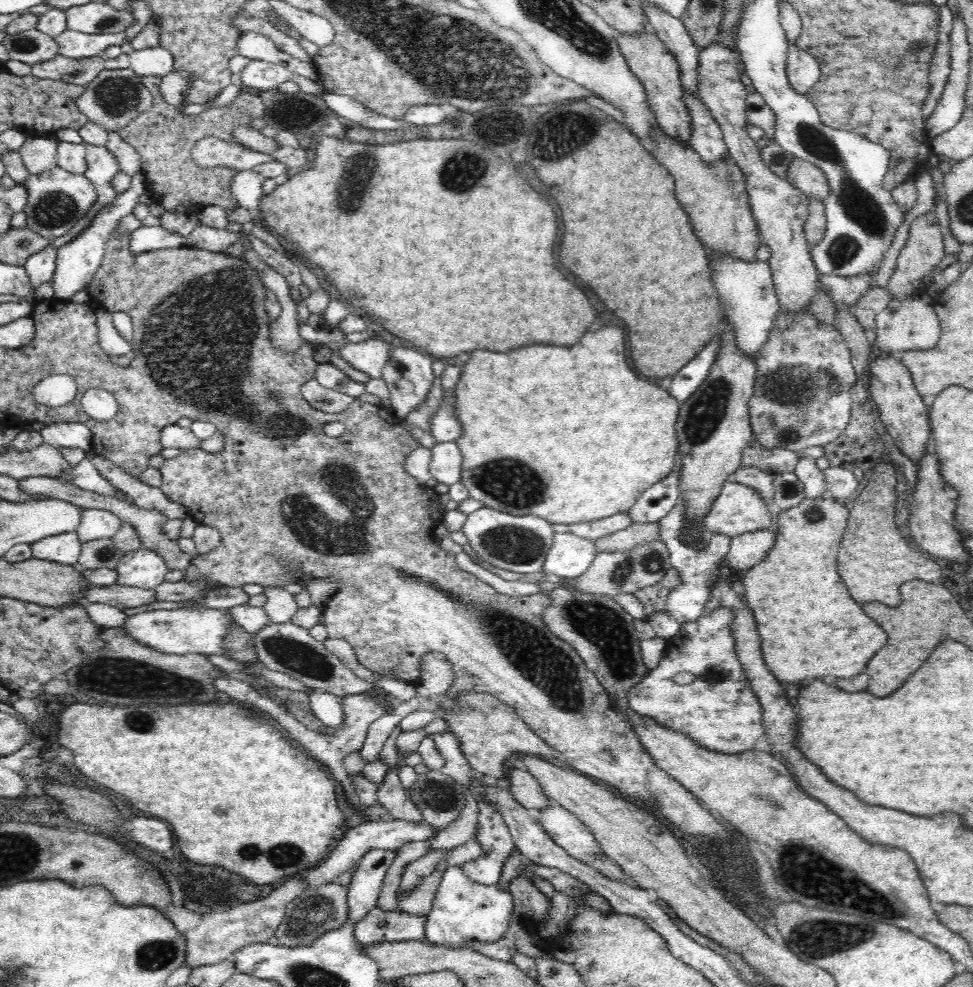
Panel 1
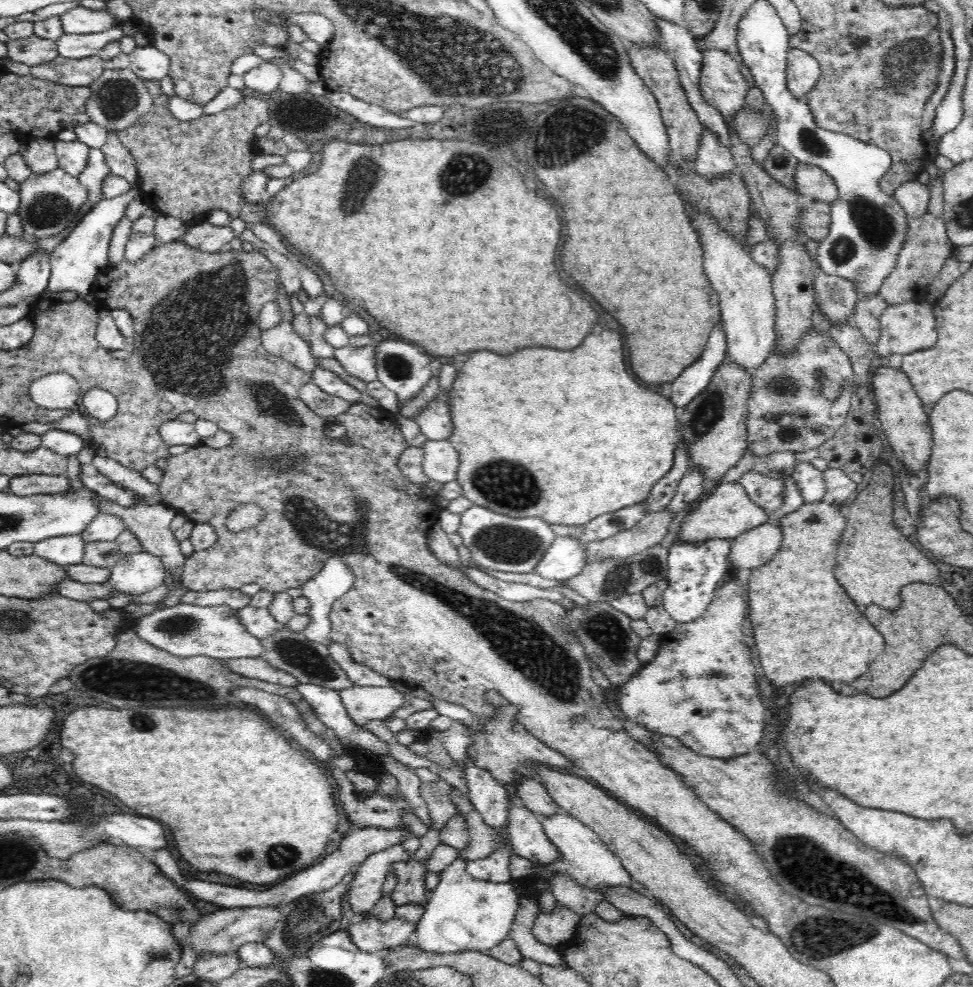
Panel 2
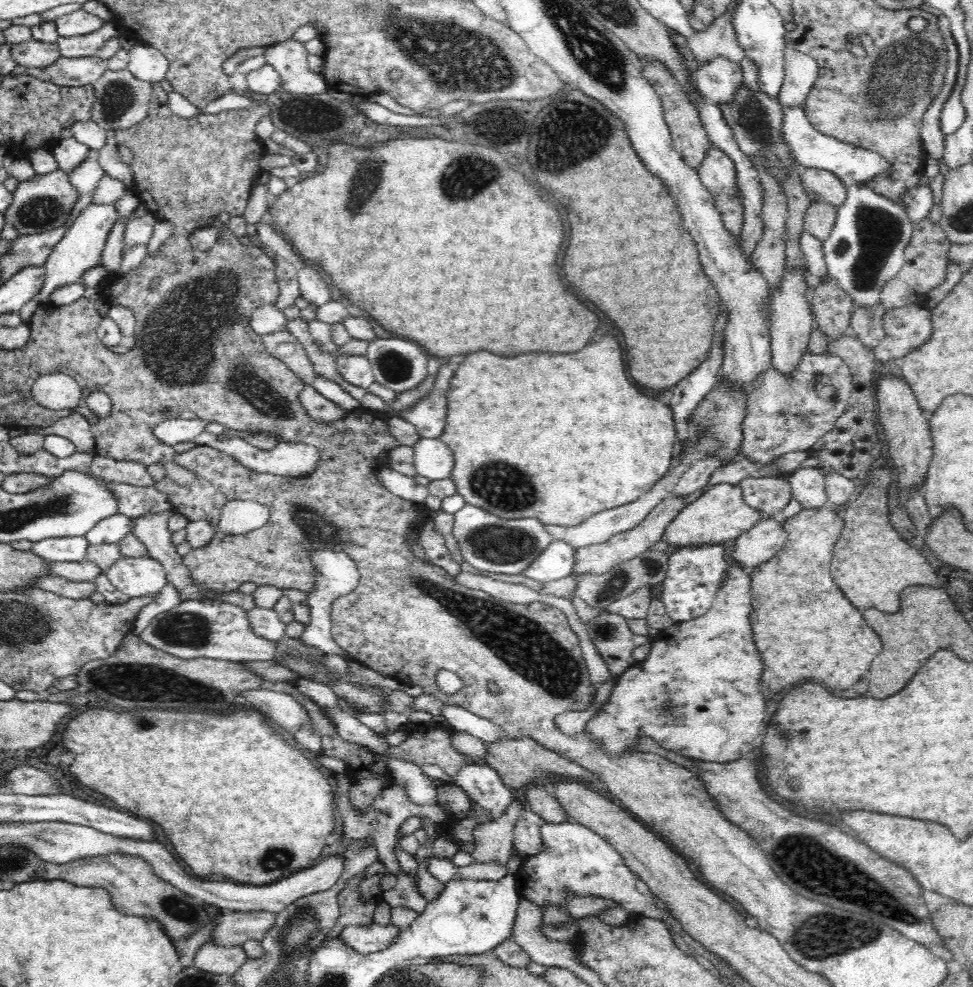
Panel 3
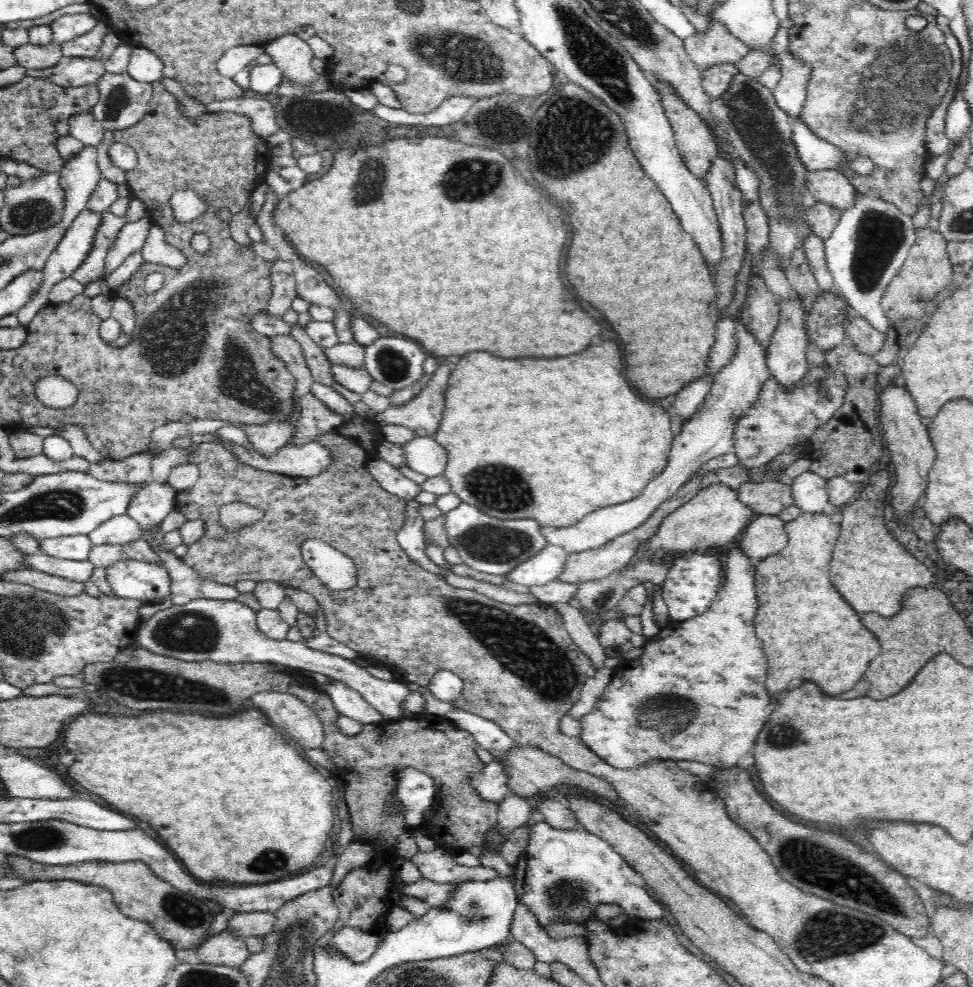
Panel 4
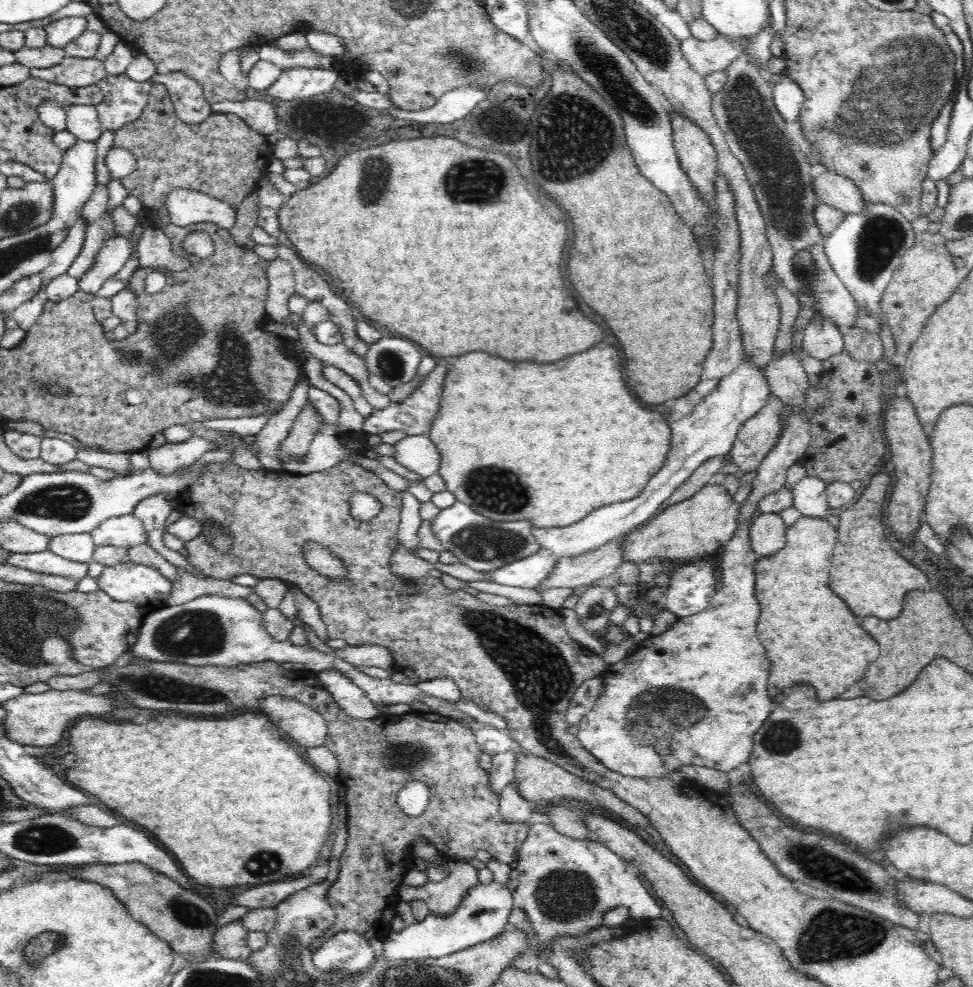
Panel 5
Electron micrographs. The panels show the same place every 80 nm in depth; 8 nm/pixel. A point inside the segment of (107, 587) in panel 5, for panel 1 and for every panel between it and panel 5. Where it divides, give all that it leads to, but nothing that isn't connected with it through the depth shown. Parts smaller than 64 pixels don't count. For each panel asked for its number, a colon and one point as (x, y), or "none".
1: (143, 568)
2: (134, 574)
3: (136, 577)
4: (146, 581)

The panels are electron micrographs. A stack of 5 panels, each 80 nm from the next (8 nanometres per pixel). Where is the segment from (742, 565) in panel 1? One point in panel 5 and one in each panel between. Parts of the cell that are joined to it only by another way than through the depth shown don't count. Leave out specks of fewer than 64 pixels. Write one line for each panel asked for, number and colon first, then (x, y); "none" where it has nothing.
2: (751, 549)
3: (767, 537)
4: (766, 535)
5: (767, 532)

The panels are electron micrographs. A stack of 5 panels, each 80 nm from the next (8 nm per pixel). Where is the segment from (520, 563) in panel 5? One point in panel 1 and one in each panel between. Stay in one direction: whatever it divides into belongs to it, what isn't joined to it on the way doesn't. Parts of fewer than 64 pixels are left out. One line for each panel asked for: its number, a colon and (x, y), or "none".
1: (569, 556)
2: (566, 557)
3: (557, 561)
4: (545, 566)

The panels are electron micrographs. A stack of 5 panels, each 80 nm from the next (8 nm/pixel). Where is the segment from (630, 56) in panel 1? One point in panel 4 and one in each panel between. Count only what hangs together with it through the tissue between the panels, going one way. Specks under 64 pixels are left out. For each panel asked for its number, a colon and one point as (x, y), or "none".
2: (654, 65)
3: (689, 137)
4: (693, 137)

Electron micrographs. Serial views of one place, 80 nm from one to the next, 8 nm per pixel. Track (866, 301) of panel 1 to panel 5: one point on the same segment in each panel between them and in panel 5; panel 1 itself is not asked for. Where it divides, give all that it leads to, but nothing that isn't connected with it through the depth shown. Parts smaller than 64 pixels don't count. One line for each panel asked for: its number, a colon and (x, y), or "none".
2: (866, 317)
3: (867, 323)
4: (869, 341)
5: (862, 346)

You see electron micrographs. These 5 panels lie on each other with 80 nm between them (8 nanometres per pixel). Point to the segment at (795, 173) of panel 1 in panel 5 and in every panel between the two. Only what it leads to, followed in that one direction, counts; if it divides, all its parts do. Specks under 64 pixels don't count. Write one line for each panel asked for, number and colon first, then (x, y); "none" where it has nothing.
2: (811, 180)
3: (820, 185)
4: (830, 186)
5: (835, 189)

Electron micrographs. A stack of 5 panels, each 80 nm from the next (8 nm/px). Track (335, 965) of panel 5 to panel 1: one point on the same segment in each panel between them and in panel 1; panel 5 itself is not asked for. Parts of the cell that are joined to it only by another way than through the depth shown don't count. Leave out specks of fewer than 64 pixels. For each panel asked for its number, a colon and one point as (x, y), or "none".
1: (377, 926)
2: (371, 935)
3: (371, 938)
4: (358, 945)

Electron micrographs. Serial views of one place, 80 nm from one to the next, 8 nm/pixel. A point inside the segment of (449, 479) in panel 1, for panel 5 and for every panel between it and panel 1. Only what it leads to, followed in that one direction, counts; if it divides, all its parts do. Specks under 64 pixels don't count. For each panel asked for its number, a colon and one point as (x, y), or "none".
2: (441, 460)
3: (432, 458)
4: (423, 454)
5: (418, 453)

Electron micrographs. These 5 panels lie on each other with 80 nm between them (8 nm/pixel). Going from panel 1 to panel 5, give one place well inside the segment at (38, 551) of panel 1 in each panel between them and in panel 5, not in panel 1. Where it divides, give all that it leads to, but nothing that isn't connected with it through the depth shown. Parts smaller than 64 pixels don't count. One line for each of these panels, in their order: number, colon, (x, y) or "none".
2: (62, 550)
3: (74, 548)
4: (77, 547)
5: (80, 547)

